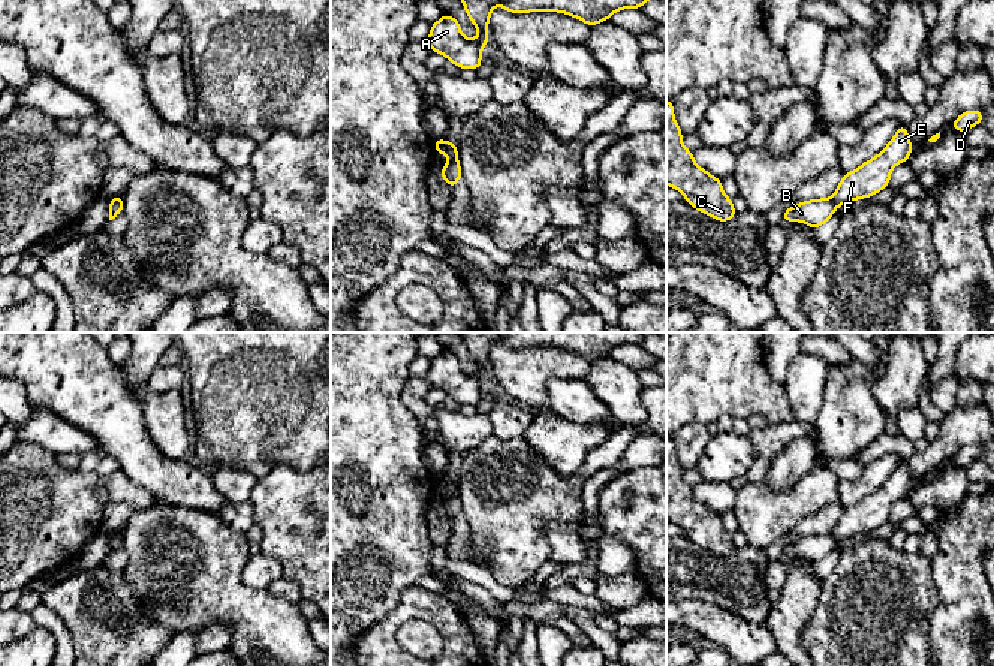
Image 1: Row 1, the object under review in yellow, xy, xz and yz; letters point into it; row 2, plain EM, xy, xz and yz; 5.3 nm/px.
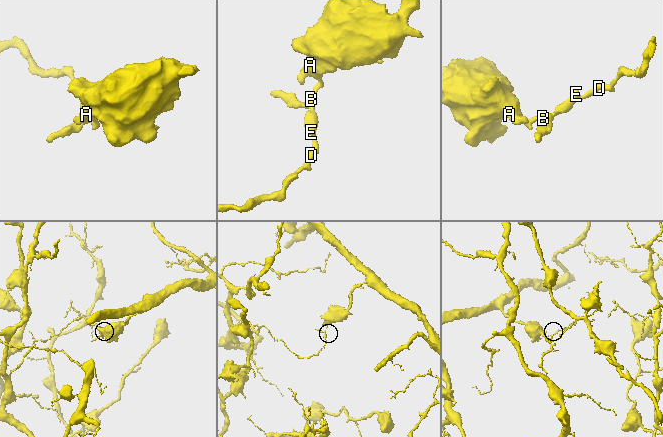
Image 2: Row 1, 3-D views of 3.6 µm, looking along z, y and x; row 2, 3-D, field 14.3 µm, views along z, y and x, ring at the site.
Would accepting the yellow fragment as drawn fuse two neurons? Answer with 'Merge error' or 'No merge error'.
Merge error

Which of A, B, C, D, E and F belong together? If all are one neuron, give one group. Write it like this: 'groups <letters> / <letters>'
groups A B C / D E F

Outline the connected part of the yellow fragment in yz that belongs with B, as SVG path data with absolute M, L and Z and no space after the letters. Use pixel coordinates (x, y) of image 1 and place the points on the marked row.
M814 198L811 201L799 202L792 208L786 208L783 217L784 222L802 222L810 227L819 229L825 222L831 220L835 208L831 198Z

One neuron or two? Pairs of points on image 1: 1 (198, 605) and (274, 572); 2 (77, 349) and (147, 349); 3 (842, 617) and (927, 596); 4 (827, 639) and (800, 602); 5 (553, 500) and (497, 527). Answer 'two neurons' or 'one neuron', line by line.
1: two neurons
2: two neurons
3: one neuron
4: two neurons
5: one neuron

